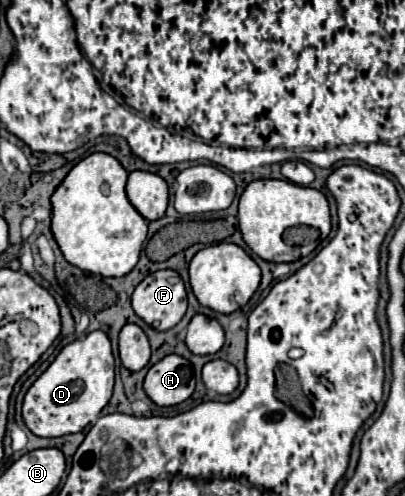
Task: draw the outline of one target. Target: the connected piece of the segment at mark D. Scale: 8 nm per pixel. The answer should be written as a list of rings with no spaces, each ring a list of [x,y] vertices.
[[[96,329],[96,331],[90,331],[88,335],[84,335],[82,339],[74,339],[72,343],[62,347],[60,353],[56,355],[56,359],[50,363],[50,367],[32,383],[32,387],[28,389],[24,403],[22,403],[24,423],[38,437],[60,437],[60,435],[68,435],[68,433],[78,433],[86,425],[96,421],[102,407],[110,401],[112,387],[114,387],[114,357],[112,357],[110,339],[104,331]]]

